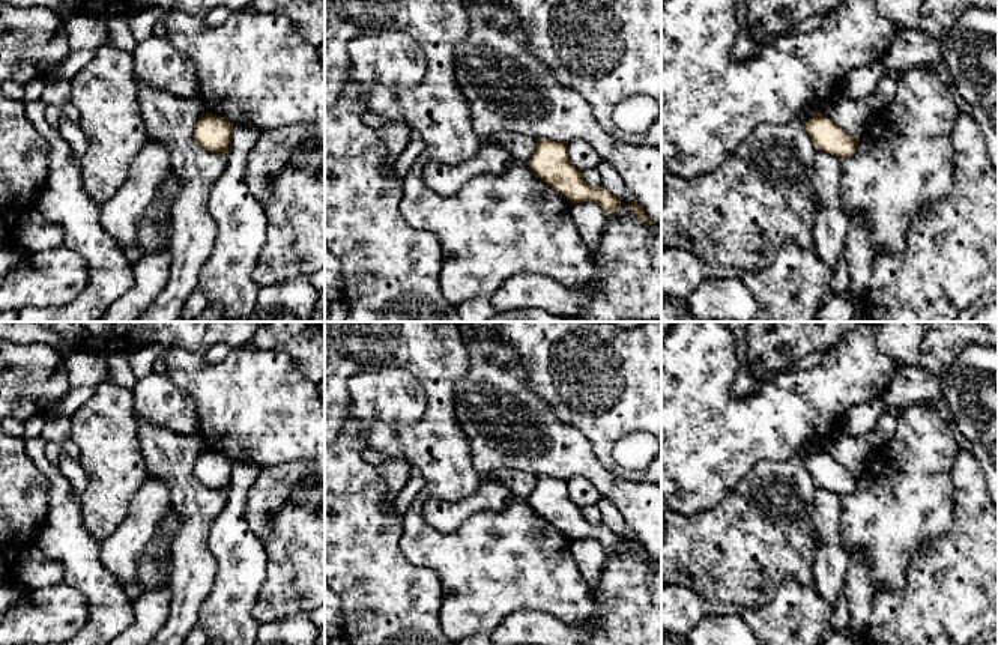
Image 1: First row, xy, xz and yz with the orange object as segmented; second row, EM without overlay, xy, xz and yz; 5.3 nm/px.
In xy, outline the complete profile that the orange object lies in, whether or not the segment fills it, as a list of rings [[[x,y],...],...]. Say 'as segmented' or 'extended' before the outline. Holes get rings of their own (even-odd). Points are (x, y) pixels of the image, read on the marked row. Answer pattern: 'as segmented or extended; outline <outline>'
as segmented; outline [[[206,113],[195,125],[194,138],[207,152],[225,155],[231,146],[233,125],[212,113]]]

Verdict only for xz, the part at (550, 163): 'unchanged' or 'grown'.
unchanged

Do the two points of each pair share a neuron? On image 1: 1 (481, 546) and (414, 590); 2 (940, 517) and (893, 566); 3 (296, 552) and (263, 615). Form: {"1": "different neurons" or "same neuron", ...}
{"1": "different neurons", "2": "same neuron", "3": "same neuron"}

